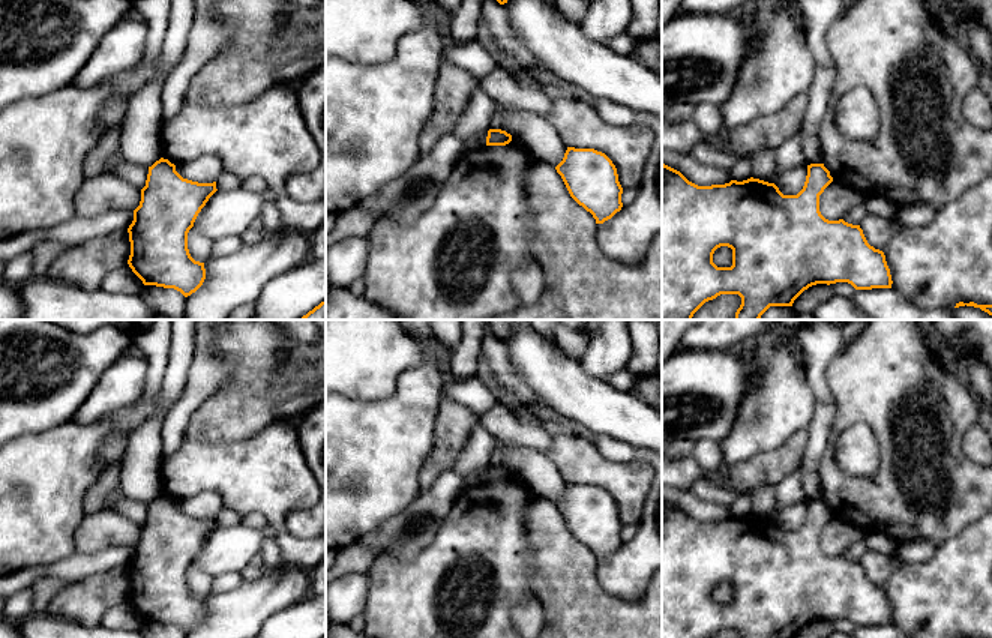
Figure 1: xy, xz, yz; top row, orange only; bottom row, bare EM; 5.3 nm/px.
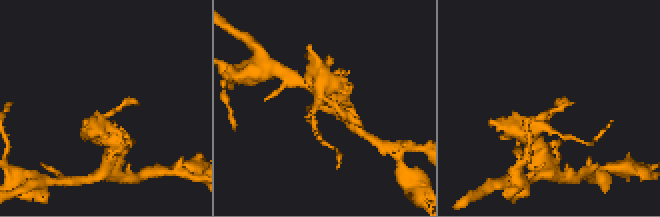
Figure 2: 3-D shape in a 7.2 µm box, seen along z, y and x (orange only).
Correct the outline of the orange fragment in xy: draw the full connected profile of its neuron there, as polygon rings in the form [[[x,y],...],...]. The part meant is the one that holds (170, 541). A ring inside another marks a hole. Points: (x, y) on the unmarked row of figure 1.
[[[161,494],[149,503],[140,542],[128,564],[128,600],[144,621],[174,624],[185,633],[203,621],[204,599],[191,593],[188,569],[216,527],[216,518],[183,515],[168,495]]]

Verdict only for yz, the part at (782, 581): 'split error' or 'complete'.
complete

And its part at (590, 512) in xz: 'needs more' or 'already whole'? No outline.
already whole

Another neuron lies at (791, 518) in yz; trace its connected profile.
[[[795,503],[782,509],[776,522],[783,531],[797,531],[806,518],[807,503]]]

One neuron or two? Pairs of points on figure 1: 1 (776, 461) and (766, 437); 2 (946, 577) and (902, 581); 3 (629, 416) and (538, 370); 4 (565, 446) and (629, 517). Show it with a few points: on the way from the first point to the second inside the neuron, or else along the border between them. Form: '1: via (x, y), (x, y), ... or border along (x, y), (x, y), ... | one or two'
1: border along (802, 430), (797, 430), (781, 445), (739, 463) | two
2: via (935, 581), (913, 581) | one
3: via (607, 410), (574, 398), (560, 385) | one
4: via (584, 466), (601, 472), (626, 497) | one

